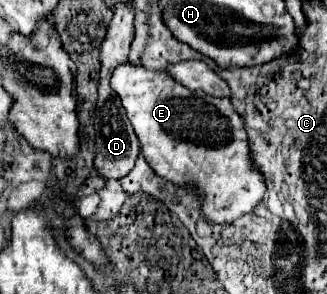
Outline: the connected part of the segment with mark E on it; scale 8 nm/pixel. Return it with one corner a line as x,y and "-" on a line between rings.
186,60
172,64
166,74
122,64
114,70
110,86
122,100
146,162
158,176
190,188
200,198
206,220
232,224
236,218
254,212
264,198
264,176
252,162
244,120
230,102
232,90
212,68
200,60

